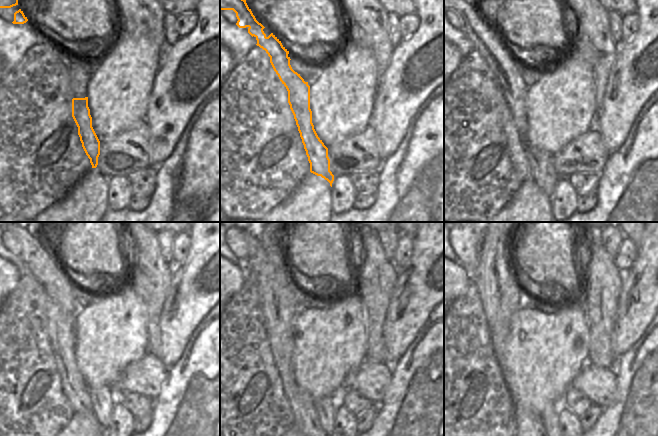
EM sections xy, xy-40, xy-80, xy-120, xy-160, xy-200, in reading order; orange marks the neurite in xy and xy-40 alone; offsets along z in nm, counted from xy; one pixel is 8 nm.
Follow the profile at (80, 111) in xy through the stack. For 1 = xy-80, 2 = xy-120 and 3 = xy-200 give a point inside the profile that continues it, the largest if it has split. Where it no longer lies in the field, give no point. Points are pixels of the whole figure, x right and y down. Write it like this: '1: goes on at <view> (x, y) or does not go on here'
1: goes on at xy-80 (501, 61)
2: goes on at xy-120 (55, 282)
3: goes on at xy-200 (550, 417)

